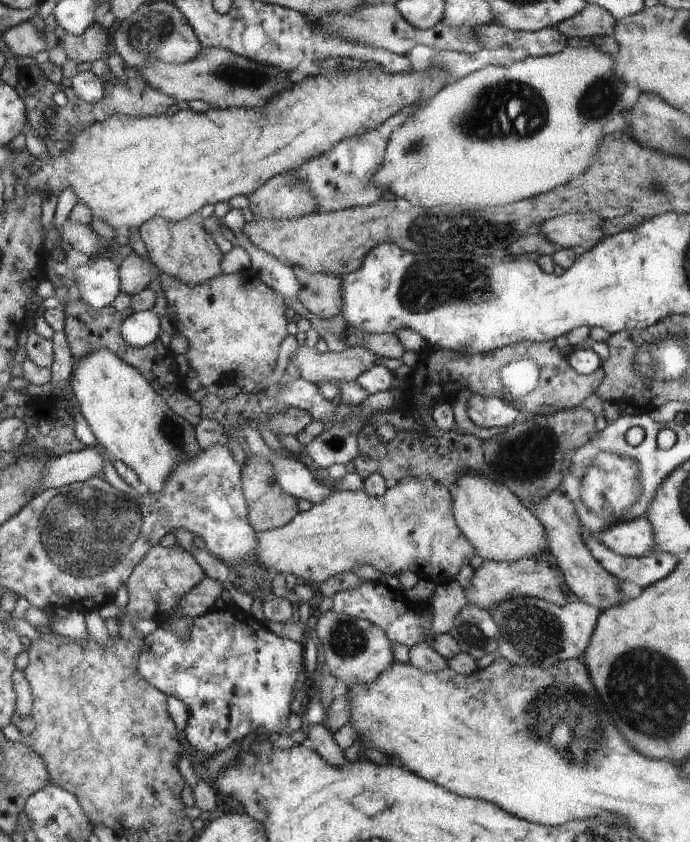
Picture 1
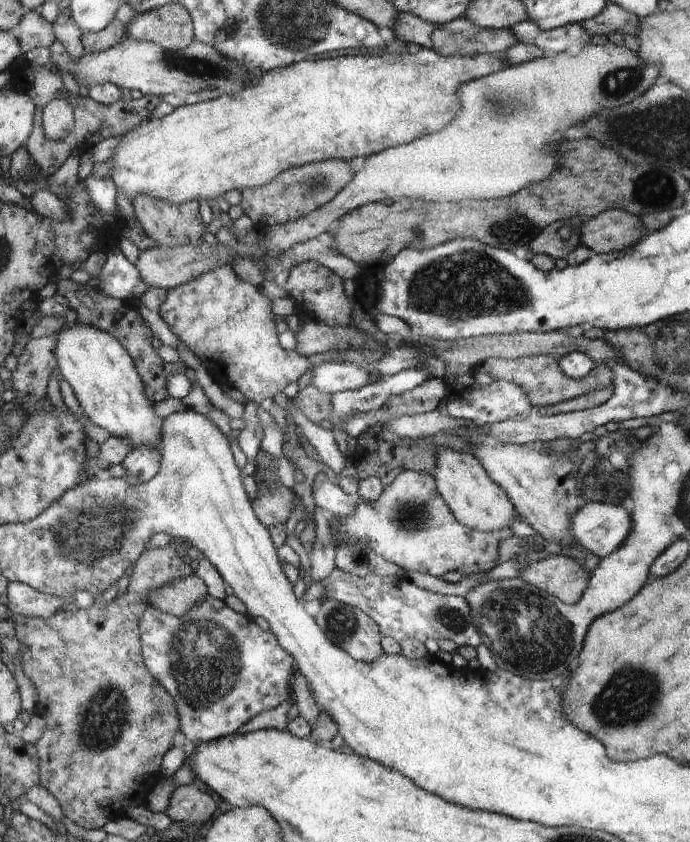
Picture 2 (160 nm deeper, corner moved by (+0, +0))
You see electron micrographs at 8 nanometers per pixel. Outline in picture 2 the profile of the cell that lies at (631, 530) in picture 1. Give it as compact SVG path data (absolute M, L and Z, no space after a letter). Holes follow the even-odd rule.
M582 503L571 518L571 535L576 544L604 558L618 550L631 534L632 514L623 506Z

